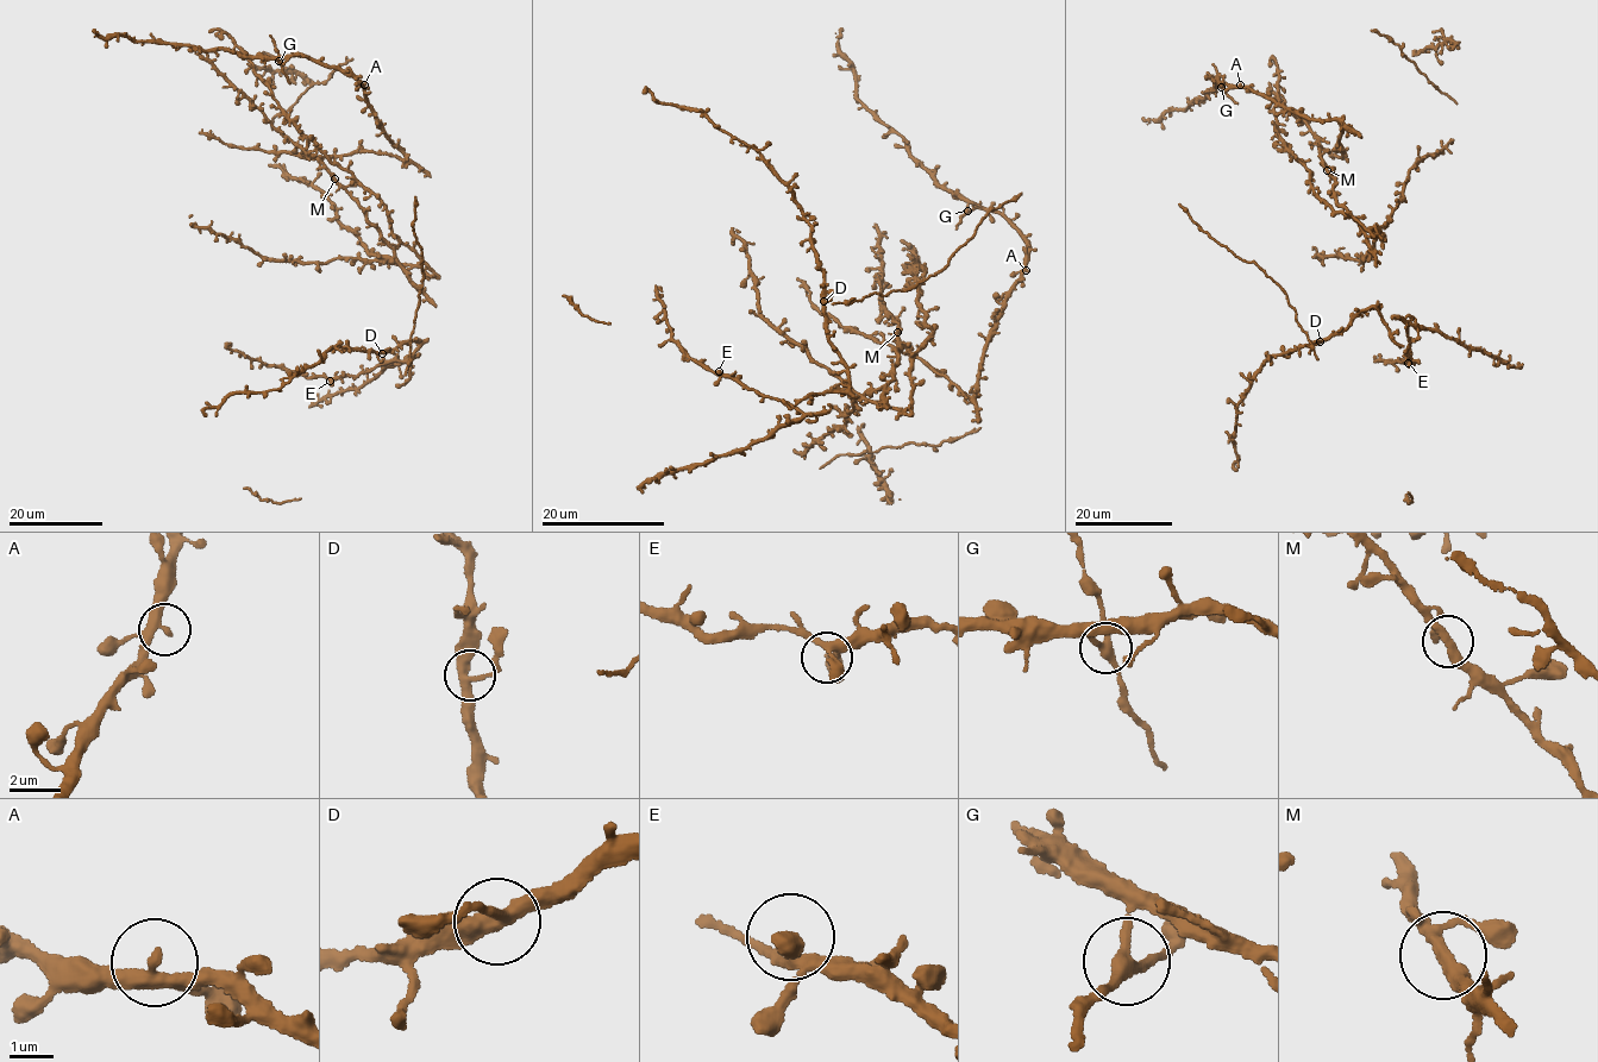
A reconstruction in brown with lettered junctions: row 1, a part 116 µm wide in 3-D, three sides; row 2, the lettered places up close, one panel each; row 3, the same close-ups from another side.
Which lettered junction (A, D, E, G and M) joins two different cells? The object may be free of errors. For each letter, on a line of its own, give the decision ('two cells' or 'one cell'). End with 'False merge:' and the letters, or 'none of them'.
A: one cell
D: one cell
E: one cell
G: two cells
M: one cell
False merge: G

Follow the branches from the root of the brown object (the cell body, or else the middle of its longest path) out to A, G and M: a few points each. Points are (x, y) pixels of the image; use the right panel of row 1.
A: (1321, 150), (1335, 145), (1342, 151), (1338, 139), (1346, 126), (1335, 119), (1308, 119), (1240, 85)
G: (1321, 150), (1335, 145), (1342, 151), (1338, 139), (1346, 126), (1308, 119), (1211, 76), (1221, 87)
M: (1321, 150), (1327, 170)

